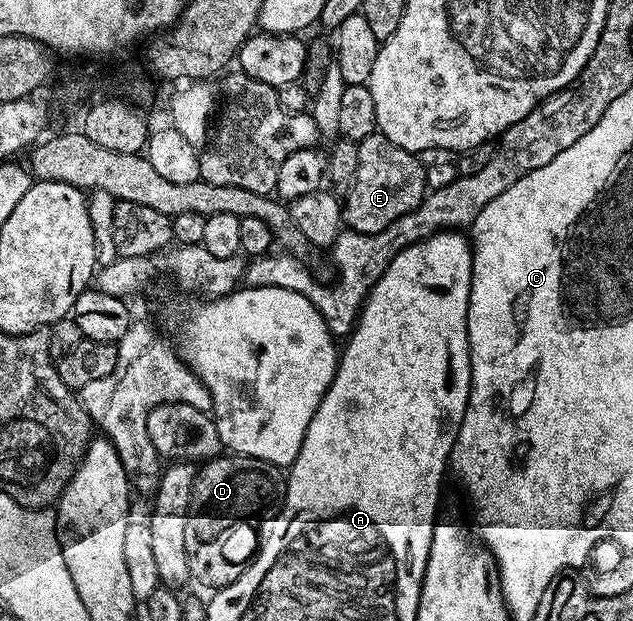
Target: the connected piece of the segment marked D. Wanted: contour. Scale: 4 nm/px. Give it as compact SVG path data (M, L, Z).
M228 452L203 463L196 471L196 483L192 489L192 499L186 516L186 552L190 560L192 578L204 586L212 586L211 588L229 586L231 582L238 580L238 576L242 576L245 566L252 561L258 549L258 530L256 534L255 528L240 518L248 518L267 506L275 507L283 503L285 489L285 471L266 460Z

